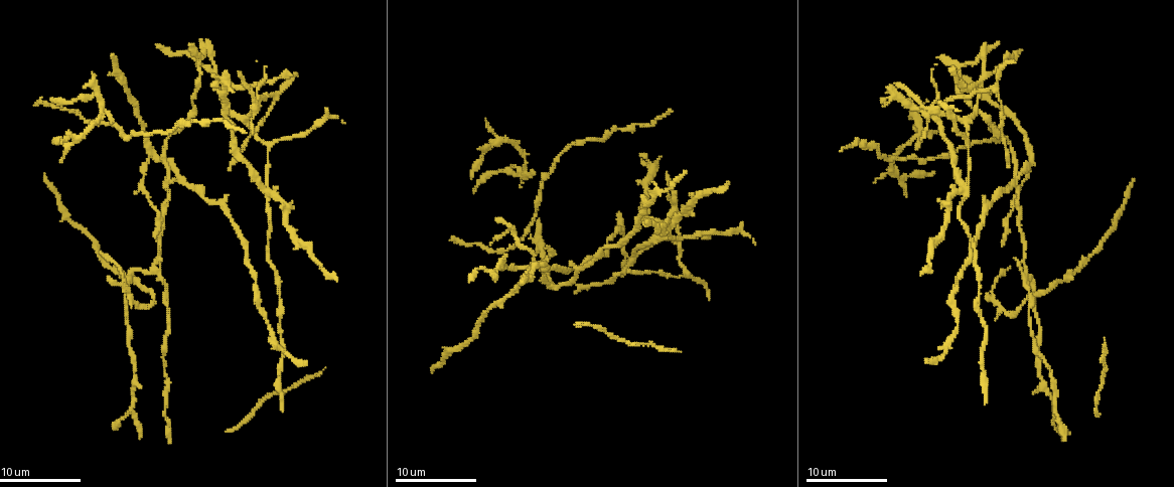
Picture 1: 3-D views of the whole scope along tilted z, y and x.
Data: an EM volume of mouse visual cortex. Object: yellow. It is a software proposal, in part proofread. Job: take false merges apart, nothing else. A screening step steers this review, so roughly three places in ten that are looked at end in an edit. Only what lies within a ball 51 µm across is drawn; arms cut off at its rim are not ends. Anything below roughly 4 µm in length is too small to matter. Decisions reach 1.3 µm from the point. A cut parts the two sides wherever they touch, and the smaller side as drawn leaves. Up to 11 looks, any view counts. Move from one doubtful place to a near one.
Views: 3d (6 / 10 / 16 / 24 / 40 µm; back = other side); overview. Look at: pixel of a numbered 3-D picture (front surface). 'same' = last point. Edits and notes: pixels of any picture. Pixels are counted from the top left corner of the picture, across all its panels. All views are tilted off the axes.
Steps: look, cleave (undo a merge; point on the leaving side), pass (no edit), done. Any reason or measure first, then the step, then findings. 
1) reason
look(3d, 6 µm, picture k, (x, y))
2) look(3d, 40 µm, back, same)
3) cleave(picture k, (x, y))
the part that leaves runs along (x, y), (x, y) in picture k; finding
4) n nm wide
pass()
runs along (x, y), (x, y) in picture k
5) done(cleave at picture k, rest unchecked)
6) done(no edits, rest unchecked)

four-way junction
look(3d, 16 µm, picture 1, (154, 271))

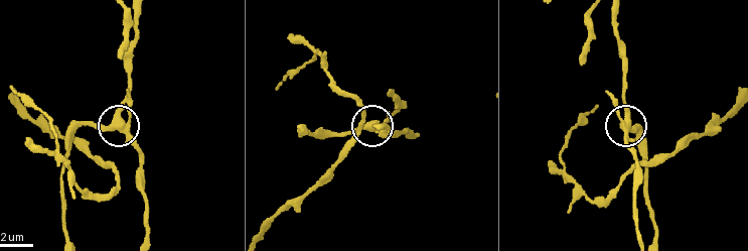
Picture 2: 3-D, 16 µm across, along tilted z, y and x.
pass()
runs along (139, 17), (131, 58), (131, 91), (117, 126), (68, 125) in picture 2; continuous, no second neuron

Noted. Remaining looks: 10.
calibre changes
look(3d, 16 µm, picture 1, (148, 194))

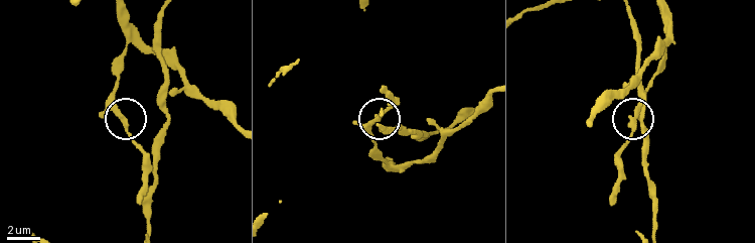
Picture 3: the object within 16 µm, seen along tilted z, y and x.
pass()
continuous, no second neuron

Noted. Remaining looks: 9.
thin arm on a thick one
look(3d, 16 µm, picture 1, (993, 299))

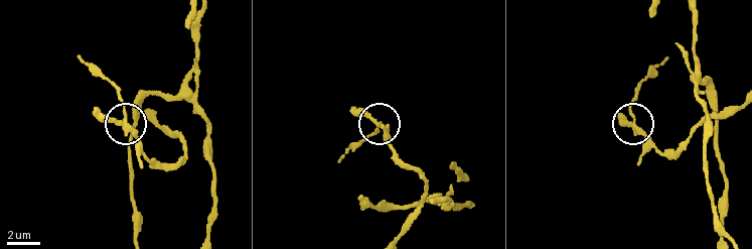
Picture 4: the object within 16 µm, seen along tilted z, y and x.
3 arms
cleave(picture 4, (122, 101))
a second neuron is stuck on

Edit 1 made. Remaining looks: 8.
looks like a crossing
look(3d, 10 µm, picture 1, (964, 189))

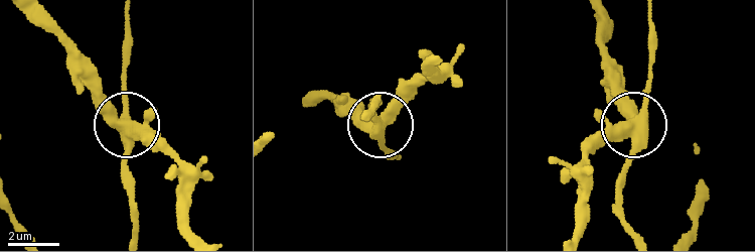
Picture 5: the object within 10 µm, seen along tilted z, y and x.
side arm 21 µm; 4 arms
pass()
continuous, no second neuron

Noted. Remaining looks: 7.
look(3d, 10 µm, picture 1, (939, 108))

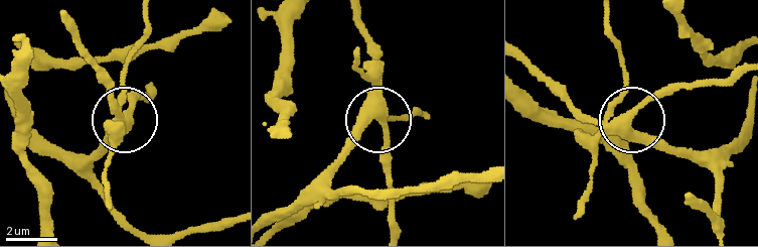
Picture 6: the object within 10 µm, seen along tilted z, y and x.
look(3d, 10 µm, back, picture 6, (628, 114))

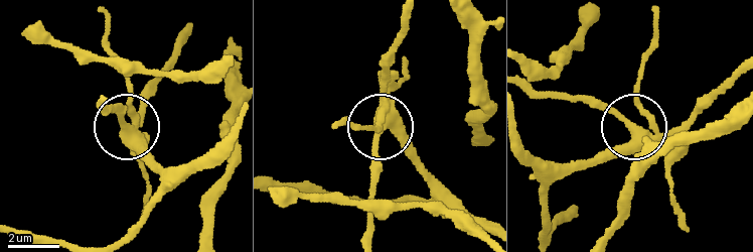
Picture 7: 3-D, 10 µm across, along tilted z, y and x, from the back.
side arm 7 µm
cleave(picture 7, (379, 122))
the part that leaves runs along (657, 140), (639, 97), (655, 16) in picture 7; a second neuron is stuck on

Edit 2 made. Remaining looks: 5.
done(cleave at picture 4, cleave at picture 7, rest unchecked)

